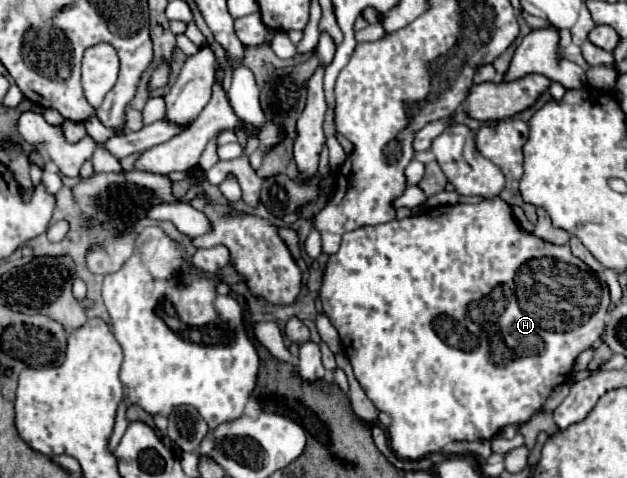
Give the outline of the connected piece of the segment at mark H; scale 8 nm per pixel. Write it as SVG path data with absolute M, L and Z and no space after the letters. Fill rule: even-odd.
M498 196L486 198L478 204L454 204L454 206L430 208L430 210L424 210L422 214L416 214L404 220L390 220L386 224L362 226L358 230L346 232L342 238L340 250L332 254L328 260L326 276L320 288L324 312L328 314L330 322L340 334L340 342L346 356L350 358L354 376L364 388L366 396L372 400L372 404L392 418L392 424L388 426L390 446L396 452L396 456L404 460L420 460L426 454L440 452L448 442L490 440L492 436L502 432L502 428L510 424L524 424L526 420L530 420L542 408L552 388L568 380L568 376L572 374L576 356L600 340L600 334L604 330L604 316L608 308L608 300L604 300L602 294L604 294L604 288L598 282L598 278L594 278L594 274L582 260L572 256L568 246L556 246L530 232L524 232L516 224L510 206ZM522 264L524 264L524 302L520 302L520 296L518 296L520 294L518 276L520 276ZM494 288L496 288L496 298L488 300L488 306L486 306L484 298L490 292L494 292Z

